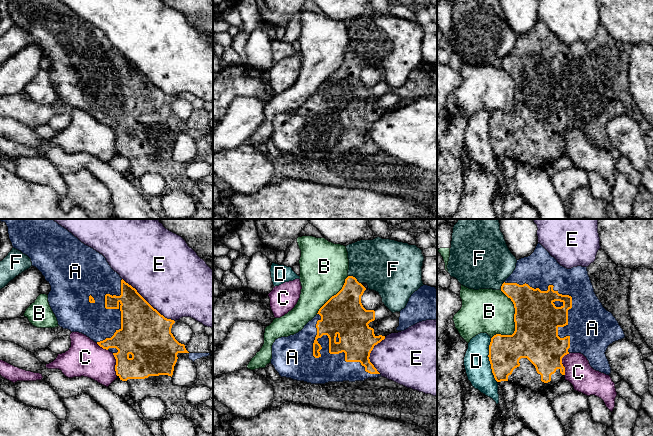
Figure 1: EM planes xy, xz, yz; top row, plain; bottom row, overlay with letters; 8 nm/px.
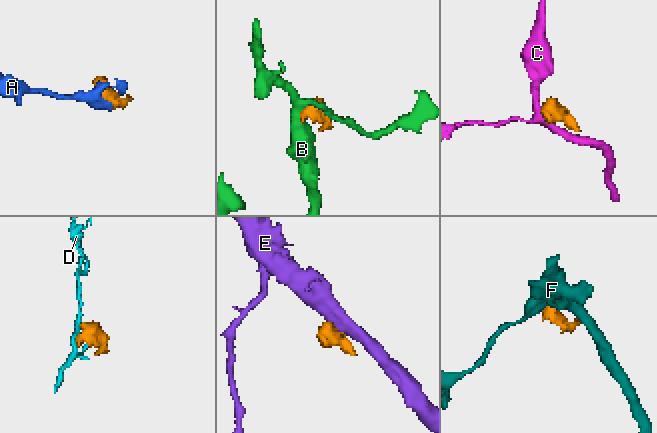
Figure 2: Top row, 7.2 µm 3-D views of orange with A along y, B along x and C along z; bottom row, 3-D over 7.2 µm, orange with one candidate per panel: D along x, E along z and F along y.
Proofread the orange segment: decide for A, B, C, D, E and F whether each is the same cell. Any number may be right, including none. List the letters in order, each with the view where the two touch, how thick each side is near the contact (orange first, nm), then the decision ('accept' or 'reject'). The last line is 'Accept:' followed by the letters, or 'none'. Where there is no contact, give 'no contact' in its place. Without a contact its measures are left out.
A: contact in xz; calibres 280 and 220 nm; accept
B: contact in yz; calibres 360 and 360 nm; reject
C: contact in yz; calibres 320 and 220 nm; reject
D: contact in yz; calibres 260 and 200 nm; reject
E: contact in xy; calibres 400 and 500 nm; reject
F: contact in xz; calibres 260 and 400 nm; reject
Accept: A

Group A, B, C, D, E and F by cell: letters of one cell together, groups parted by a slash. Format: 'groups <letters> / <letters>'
groups A / B / C / D / E / F

